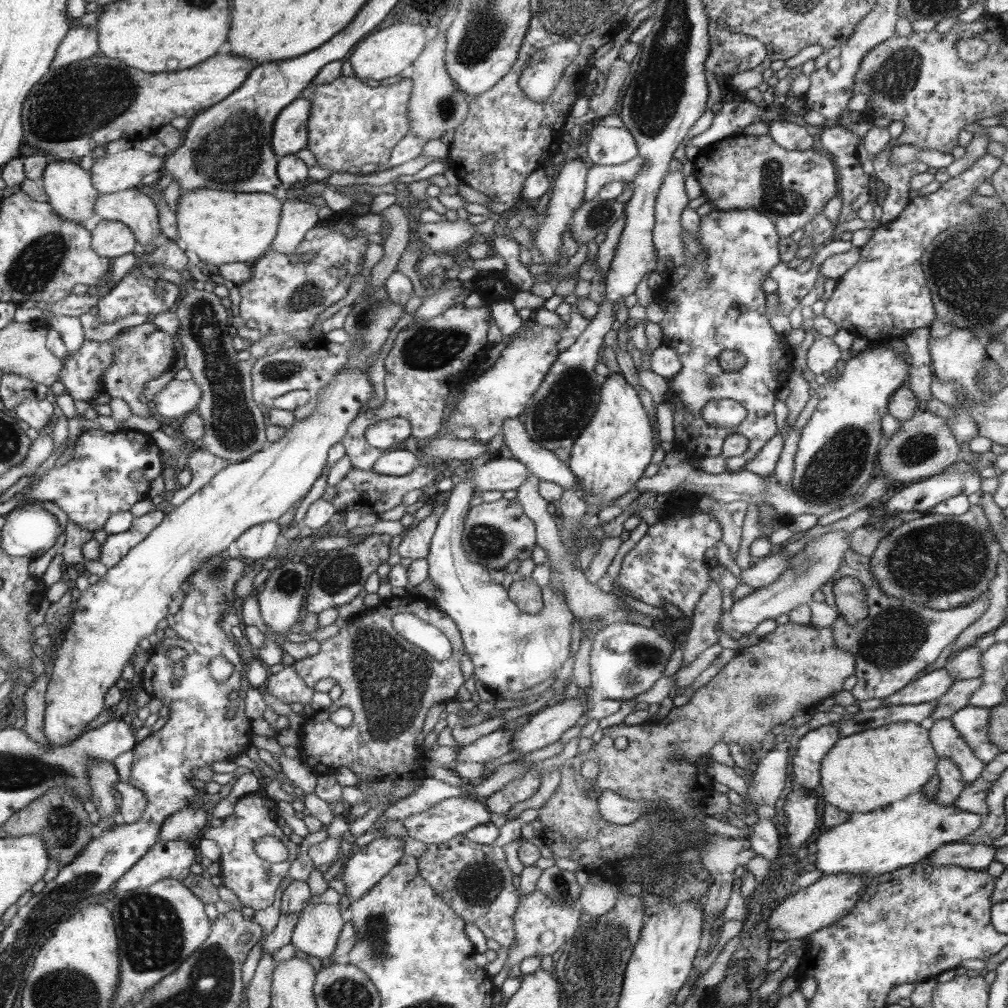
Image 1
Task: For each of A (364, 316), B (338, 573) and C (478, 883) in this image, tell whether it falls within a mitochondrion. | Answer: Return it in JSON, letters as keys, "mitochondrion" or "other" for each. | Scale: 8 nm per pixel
{"A":"mitochondrion","B":"mitochondrion","C":"mitochondrion"}

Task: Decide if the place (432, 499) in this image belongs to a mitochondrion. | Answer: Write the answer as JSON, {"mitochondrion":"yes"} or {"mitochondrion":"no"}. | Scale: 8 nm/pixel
{"mitochondrion":"no"}

